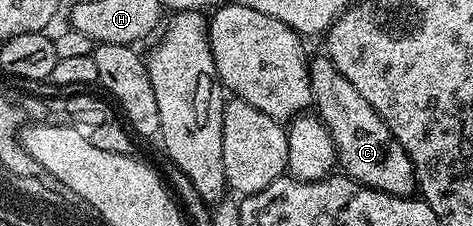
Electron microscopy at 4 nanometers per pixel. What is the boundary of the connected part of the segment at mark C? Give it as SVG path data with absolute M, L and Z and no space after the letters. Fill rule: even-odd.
M313 55L308 62L308 74L312 103L319 119L323 120L332 135L343 175L351 176L365 188L377 188L379 192L395 196L412 196L418 188L416 165L408 157L407 150L392 137L390 126L386 126L374 106L358 94L355 86L332 65L327 55Z

